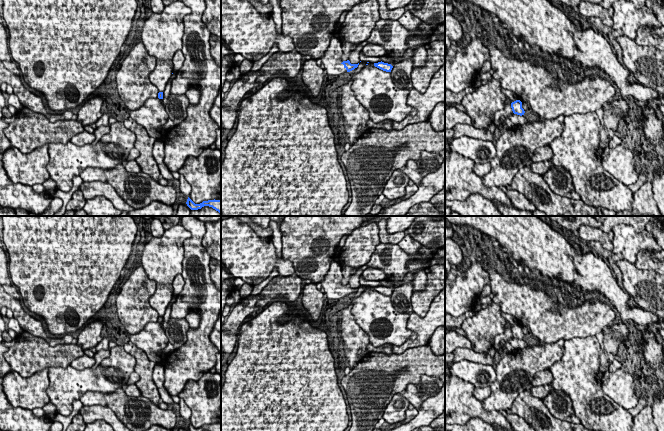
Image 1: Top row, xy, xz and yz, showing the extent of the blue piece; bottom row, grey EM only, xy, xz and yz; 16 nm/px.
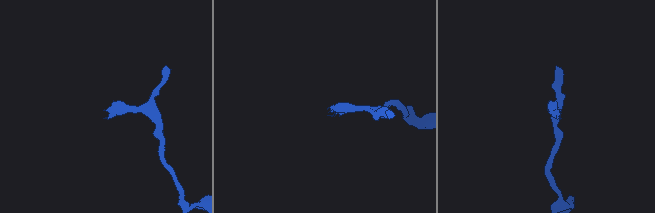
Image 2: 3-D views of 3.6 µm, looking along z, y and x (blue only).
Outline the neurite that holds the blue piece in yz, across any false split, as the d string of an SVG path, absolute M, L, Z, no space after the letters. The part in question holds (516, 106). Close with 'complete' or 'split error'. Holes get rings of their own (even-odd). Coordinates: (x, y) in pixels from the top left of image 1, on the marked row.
M520 100L512 102L511 108L514 114L522 116L525 113L524 109L522 108L522 102Z; complete

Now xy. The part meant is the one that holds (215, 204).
M189 197L187 199L186 202L187 206L191 209L191 210L198 210L201 209L204 206L209 206L212 207L213 209L215 209L216 211L218 211L221 215L221 200L208 200L208 201L203 201L200 204L195 204Z; complete

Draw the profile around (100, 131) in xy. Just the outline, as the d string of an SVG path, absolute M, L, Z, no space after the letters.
M110 125L100 126L94 130L95 140L92 142L93 145L97 144L102 136L110 131Z

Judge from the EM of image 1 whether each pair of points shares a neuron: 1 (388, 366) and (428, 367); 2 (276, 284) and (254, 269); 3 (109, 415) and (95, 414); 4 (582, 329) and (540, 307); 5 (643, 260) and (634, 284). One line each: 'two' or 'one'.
1: one
2: two
3: one
4: one
5: two

